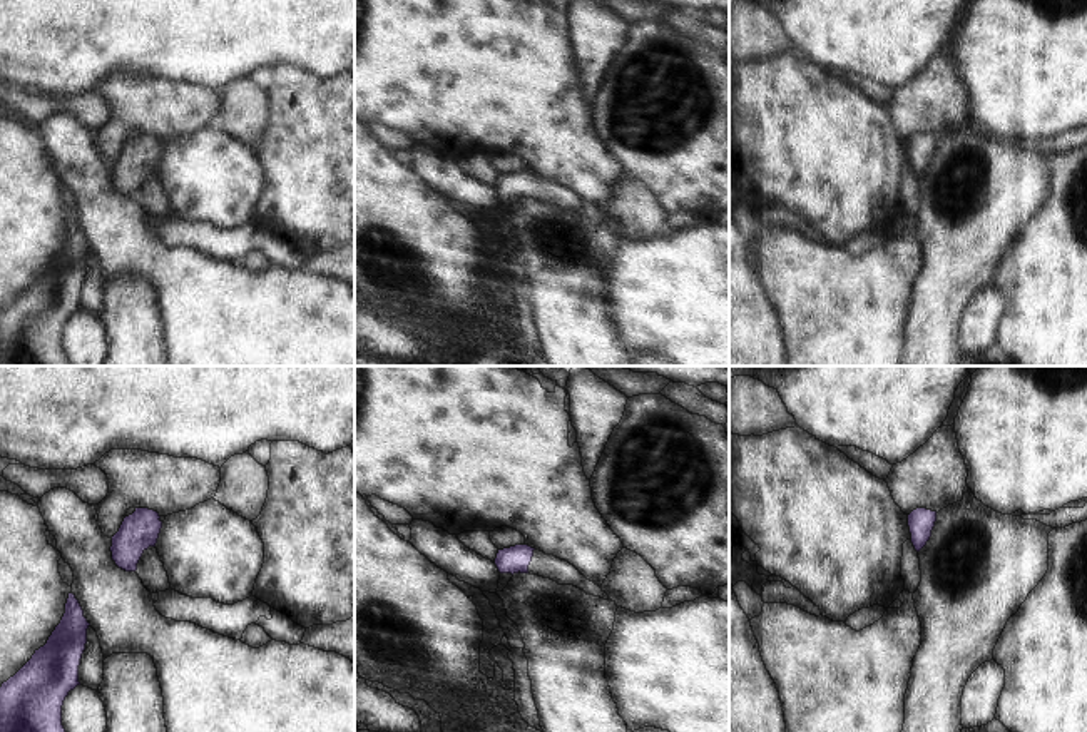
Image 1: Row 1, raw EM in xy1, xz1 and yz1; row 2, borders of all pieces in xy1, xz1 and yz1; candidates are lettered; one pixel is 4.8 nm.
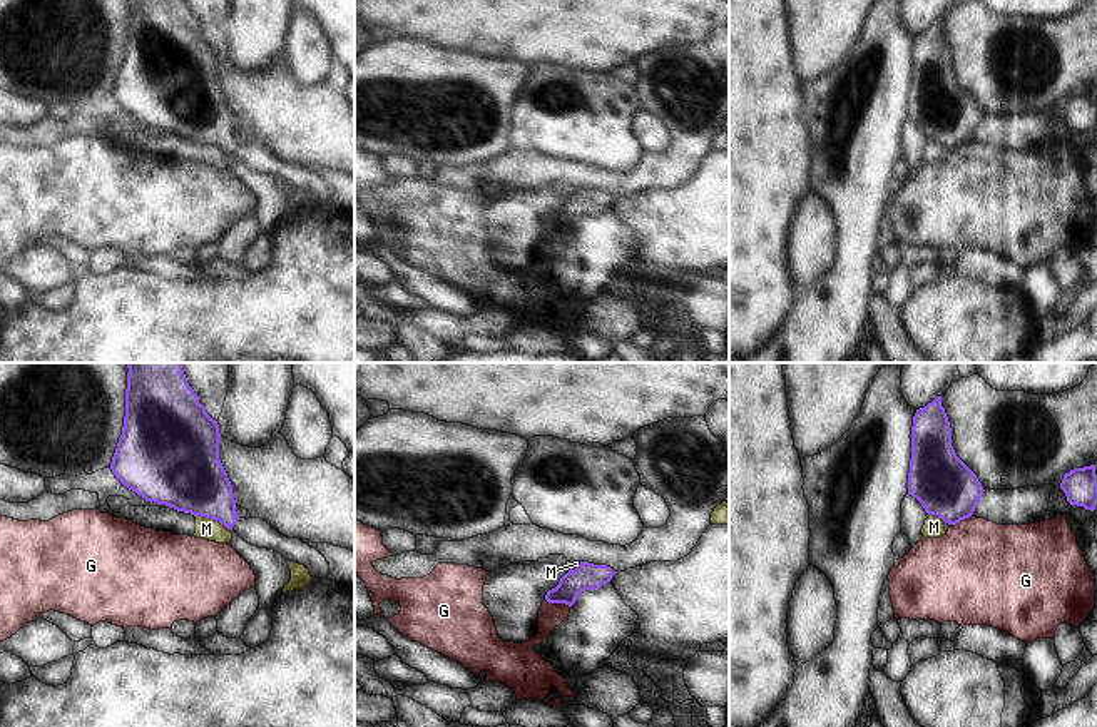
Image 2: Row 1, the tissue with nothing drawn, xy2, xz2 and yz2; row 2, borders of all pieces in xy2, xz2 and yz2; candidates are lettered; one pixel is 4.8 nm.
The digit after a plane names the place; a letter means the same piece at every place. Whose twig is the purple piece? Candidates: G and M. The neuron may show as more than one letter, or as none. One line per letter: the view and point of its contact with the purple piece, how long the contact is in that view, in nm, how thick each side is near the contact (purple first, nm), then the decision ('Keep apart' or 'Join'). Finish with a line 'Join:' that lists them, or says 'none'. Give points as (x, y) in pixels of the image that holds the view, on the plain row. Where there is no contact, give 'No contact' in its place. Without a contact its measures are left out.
G: Touches purple at xz2 (559, 228). Shared border 130 nm. Thickness 130 nm (purple) against 120 nm. Keep apart
M: Touches purple at xy2 (213, 144). Shared border 180 nm. Thickness 340 nm (purple) against 100 nm. Keep apart
Join: none.

